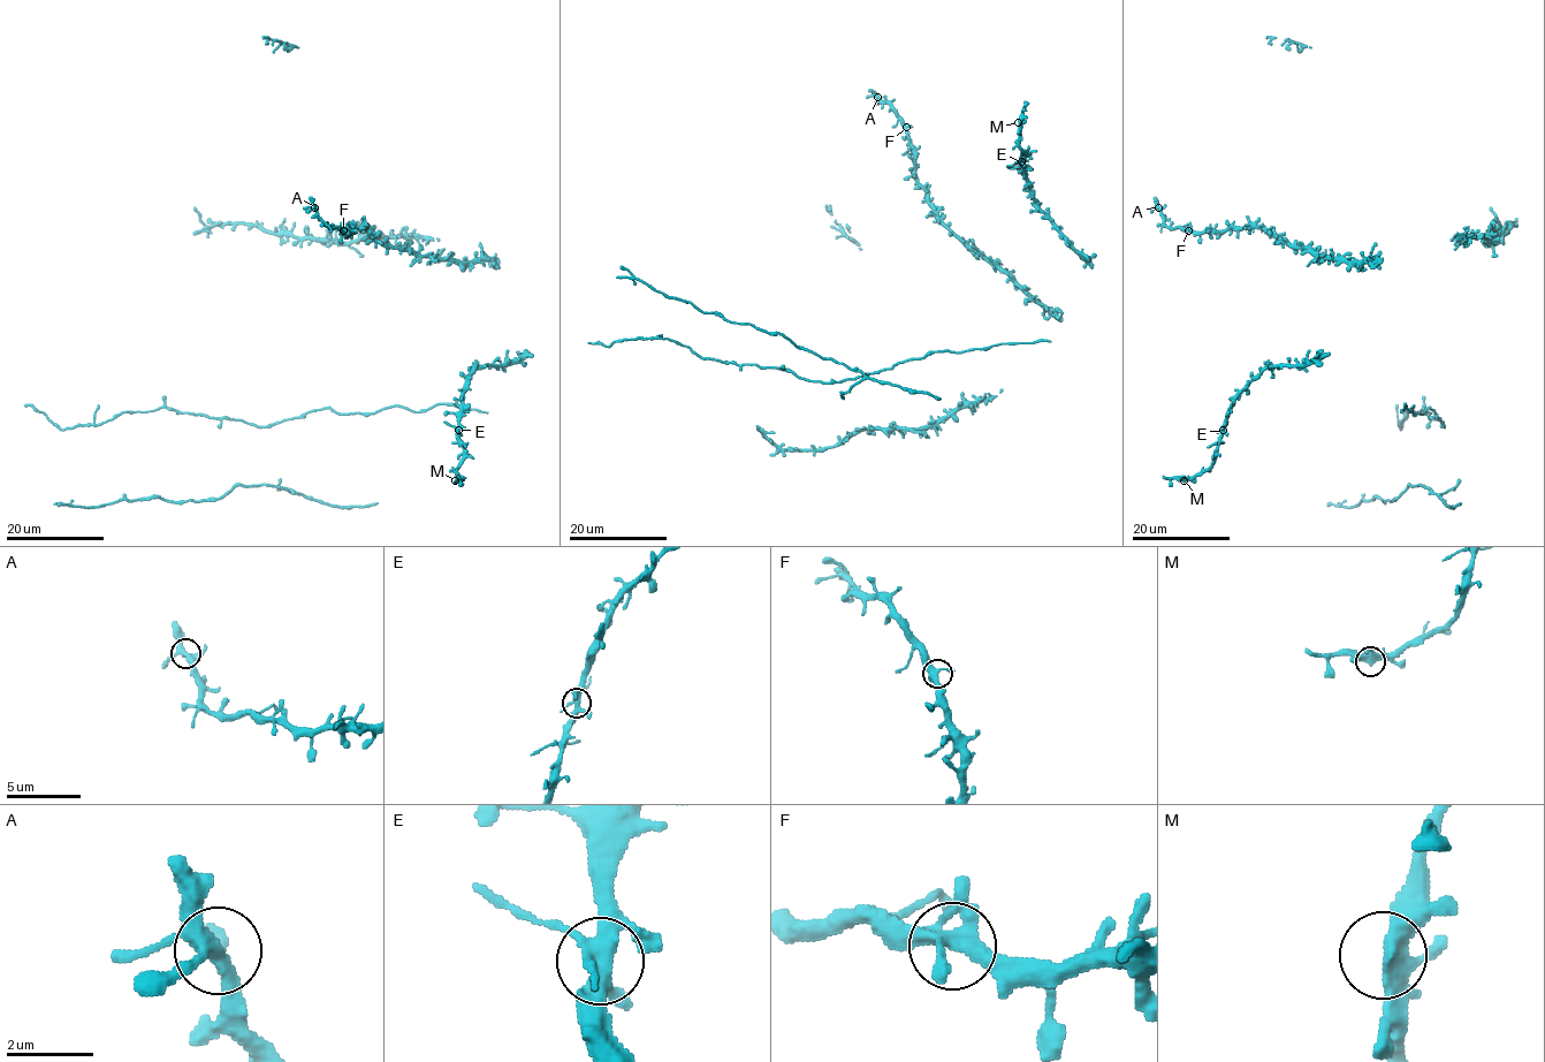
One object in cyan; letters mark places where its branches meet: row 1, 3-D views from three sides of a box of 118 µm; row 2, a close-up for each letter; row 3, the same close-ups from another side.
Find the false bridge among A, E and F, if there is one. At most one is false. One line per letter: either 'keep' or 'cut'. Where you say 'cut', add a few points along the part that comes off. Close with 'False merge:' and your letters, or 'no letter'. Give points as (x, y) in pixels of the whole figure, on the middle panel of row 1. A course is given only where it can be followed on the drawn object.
A: keep
E: keep
F: keep
False merge: no letter

